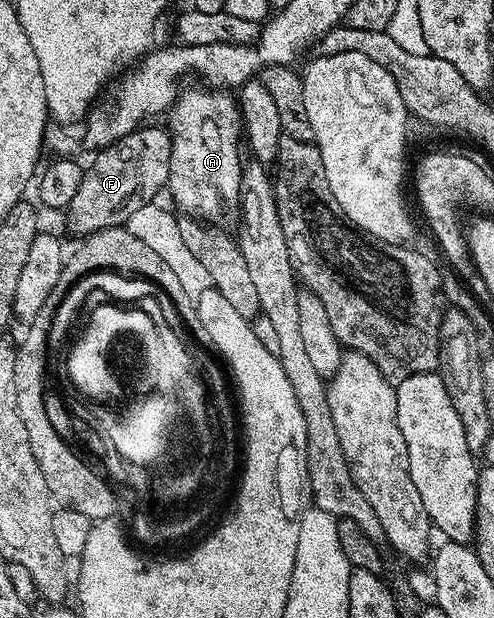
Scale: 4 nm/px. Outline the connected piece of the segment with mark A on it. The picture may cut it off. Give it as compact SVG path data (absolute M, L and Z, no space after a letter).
M199 86L180 91L165 116L165 124L171 134L171 157L166 191L175 199L176 209L184 208L186 215L198 218L216 228L230 229L239 218L239 195L244 161L239 160L241 148L241 119L239 101L230 91L216 90L211 86Z

